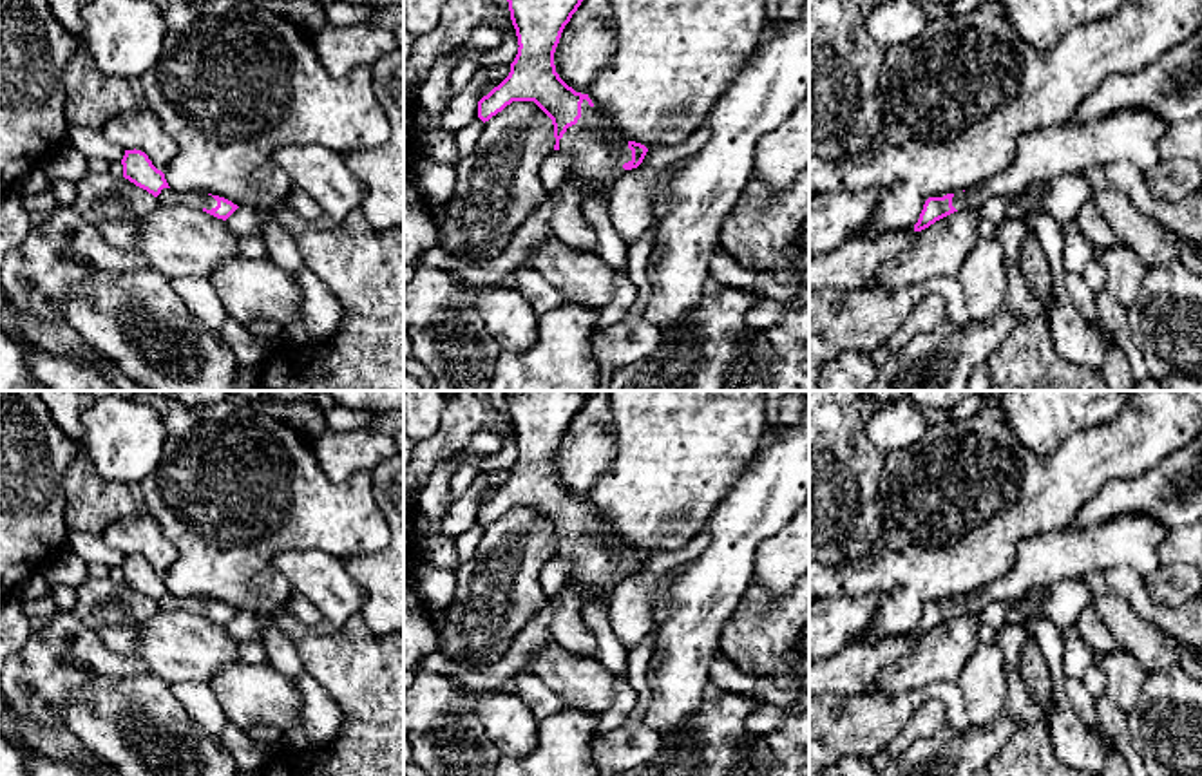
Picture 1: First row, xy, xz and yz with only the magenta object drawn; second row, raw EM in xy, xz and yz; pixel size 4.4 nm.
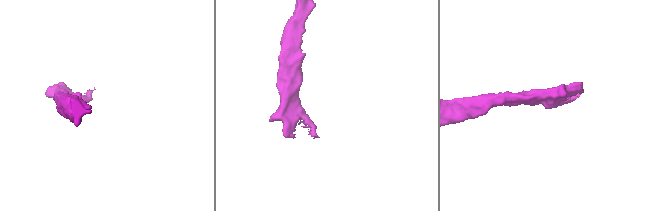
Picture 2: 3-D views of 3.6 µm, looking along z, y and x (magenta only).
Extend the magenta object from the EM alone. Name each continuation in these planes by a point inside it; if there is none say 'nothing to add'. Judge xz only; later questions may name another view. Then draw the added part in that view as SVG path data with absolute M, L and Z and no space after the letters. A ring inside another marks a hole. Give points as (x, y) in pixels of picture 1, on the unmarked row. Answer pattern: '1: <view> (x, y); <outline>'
1: xz (598, 561); M587 505L577 528L559 544L559 555L574 563L570 577L579 582L581 595L599 588L606 606L625 579L623 570L632 566L628 546L608 539Z

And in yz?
1: yz (1132, 539); M1126 514L1090 528L1066 526L1019 543L1014 566L999 579L958 597L956 615L978 615L988 602L1016 601L1032 588L1084 573L1128 566L1150 575L1157 548L1171 530L1142 514Z

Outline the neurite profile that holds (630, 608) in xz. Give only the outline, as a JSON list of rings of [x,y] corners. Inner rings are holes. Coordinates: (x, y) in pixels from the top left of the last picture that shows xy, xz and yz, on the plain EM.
[[[702,530],[695,539],[673,552],[652,552],[637,573],[625,575],[619,582],[608,602],[608,620],[628,651],[655,629],[652,604],[661,577],[692,563],[706,550],[708,543],[710,534]]]

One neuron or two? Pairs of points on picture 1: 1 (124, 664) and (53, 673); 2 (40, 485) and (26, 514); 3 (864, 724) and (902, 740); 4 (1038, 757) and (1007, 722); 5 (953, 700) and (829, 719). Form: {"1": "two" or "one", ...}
{"1": "one", "2": "one", "3": "two", "4": "two", "5": "one"}

